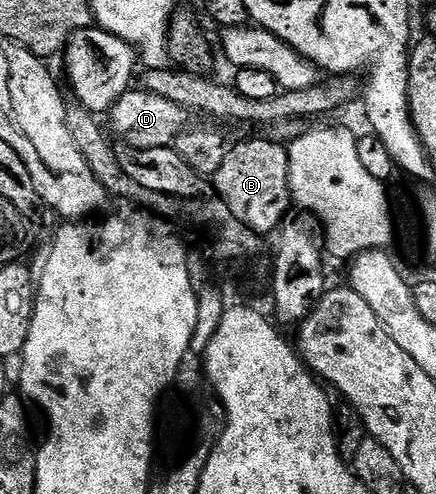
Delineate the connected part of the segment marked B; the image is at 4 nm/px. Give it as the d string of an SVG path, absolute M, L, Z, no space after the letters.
M252 137L249 141L240 141L229 148L226 163L218 167L214 174L214 187L220 191L220 197L225 201L227 208L240 221L249 226L259 226L263 217L272 217L276 213L276 200L282 193L282 185L276 180L281 180L282 173L276 168L281 168L282 163L289 159L289 150L279 140L268 137Z

